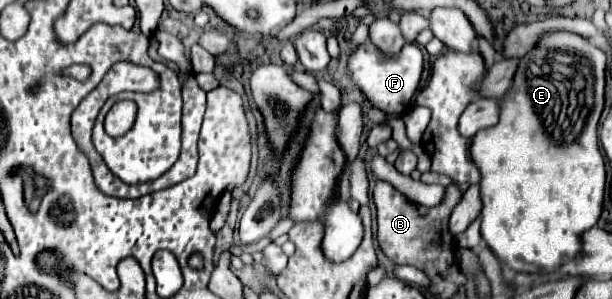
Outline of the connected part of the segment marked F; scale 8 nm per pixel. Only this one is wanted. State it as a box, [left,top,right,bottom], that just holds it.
[347,43,423,115]

